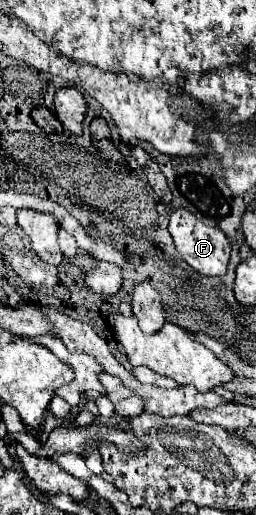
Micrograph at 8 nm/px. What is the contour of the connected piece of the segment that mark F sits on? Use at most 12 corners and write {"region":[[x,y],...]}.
{"region":[[173,210],[169,232],[183,260],[223,276],[231,244],[189,210]]}

